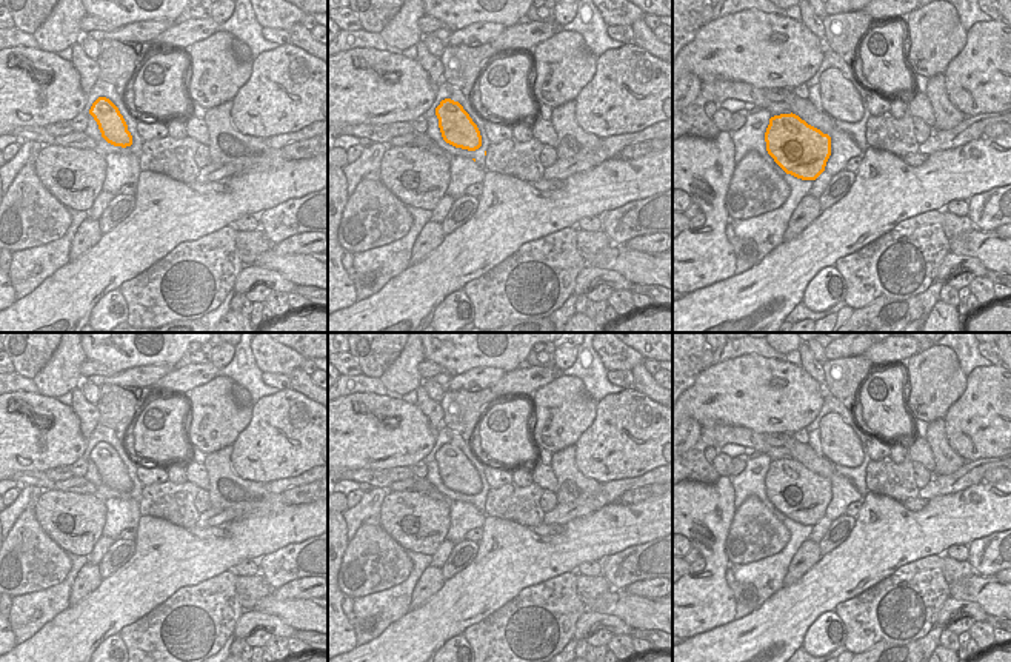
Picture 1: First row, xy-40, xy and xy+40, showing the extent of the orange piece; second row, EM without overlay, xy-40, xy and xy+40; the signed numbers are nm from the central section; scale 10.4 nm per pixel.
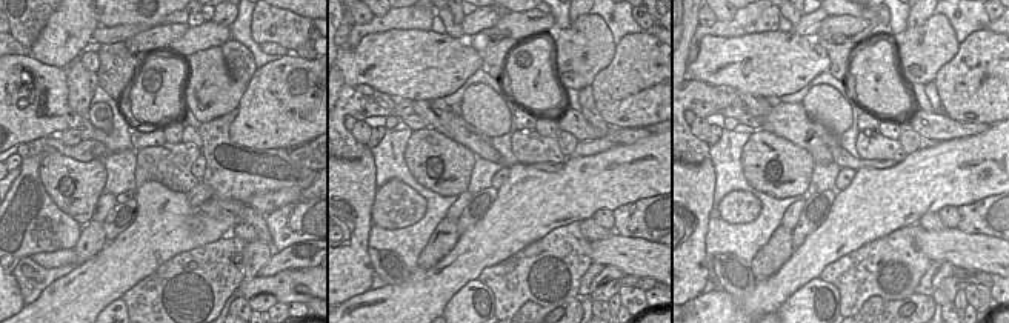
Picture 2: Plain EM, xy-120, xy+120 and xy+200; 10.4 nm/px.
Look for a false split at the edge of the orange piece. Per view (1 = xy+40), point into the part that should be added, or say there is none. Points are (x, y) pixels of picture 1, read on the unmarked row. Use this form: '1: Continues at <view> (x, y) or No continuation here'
1: Continues at xy+40 (756, 531).

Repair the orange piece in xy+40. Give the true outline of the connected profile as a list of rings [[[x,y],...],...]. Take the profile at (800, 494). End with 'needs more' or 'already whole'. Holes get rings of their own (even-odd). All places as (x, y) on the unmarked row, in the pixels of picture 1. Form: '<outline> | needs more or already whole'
[[[792,457],[769,463],[765,486],[766,500],[749,496],[736,508],[725,540],[731,565],[780,553],[791,537],[783,519],[816,525],[831,500],[831,482]]] | needs more

